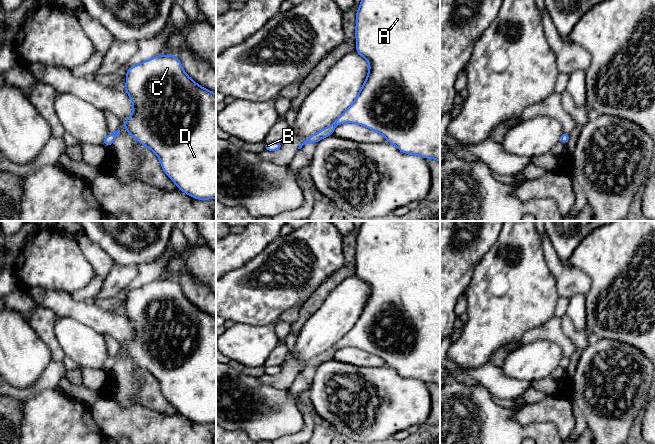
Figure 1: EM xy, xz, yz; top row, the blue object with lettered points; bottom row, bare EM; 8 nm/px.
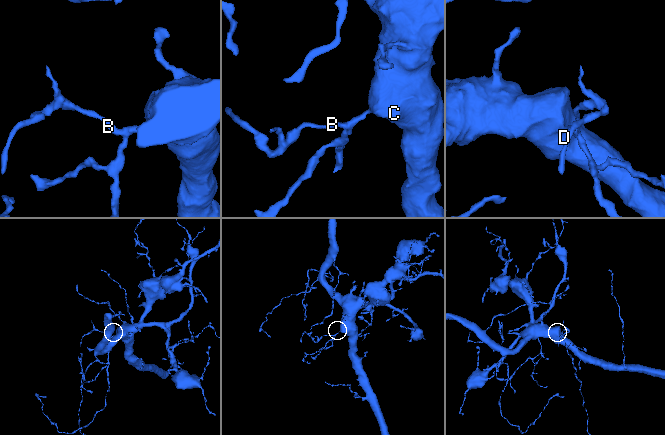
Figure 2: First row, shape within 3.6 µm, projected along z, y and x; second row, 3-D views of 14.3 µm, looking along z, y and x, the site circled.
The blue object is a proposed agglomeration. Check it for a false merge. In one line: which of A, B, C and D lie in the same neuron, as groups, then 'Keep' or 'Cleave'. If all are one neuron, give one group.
Groups: A B C D. Keep

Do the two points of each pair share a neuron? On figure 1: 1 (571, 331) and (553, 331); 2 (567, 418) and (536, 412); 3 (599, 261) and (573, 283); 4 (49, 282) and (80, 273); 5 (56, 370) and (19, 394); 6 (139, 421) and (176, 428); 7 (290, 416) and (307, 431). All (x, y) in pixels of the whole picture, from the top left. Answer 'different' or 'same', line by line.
1: different
2: same
3: different
4: same
5: same
6: same
7: different

